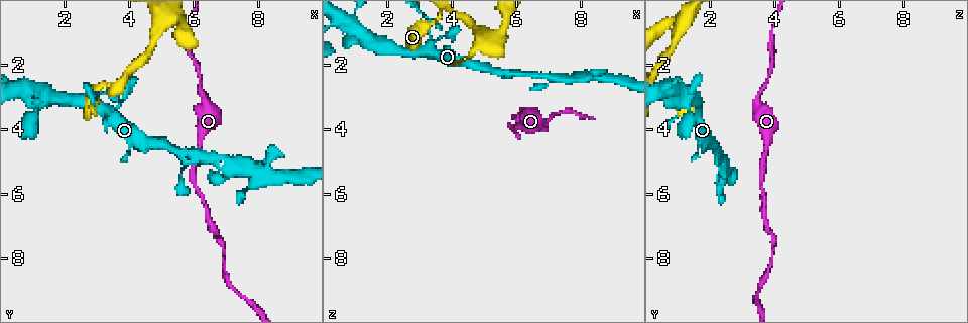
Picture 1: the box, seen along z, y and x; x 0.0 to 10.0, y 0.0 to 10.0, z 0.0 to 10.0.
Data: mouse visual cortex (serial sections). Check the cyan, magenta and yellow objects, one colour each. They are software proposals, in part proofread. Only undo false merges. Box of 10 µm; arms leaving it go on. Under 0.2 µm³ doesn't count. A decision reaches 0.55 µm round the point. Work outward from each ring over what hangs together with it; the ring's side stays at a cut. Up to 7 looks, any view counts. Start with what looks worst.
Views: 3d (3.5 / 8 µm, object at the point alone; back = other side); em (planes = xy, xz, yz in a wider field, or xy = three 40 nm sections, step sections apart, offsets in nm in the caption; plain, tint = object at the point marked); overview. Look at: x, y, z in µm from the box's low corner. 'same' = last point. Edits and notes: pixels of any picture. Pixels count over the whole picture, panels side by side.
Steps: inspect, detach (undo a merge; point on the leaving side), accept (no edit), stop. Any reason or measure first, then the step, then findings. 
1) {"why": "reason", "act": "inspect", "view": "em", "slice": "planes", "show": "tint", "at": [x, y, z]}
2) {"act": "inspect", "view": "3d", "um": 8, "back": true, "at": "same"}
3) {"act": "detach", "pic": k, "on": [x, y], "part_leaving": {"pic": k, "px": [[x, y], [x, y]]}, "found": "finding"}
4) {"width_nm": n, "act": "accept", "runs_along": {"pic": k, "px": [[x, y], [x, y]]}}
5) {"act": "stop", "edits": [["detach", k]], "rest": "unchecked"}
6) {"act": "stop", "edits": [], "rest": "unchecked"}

{"why": "narrows sharply", "act": "inspect", "view": "em", "slice": "xy", "step": 3, "show": "tint", "at": [3.90, 3.10, 1.10]}

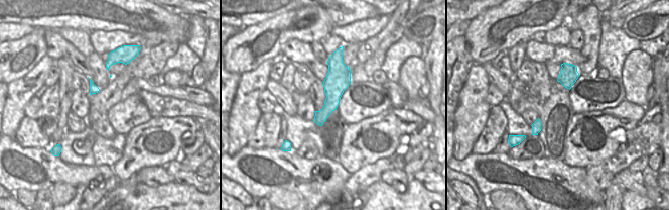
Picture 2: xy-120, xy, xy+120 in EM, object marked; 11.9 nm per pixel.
{"why": "wider look", "act": "inspect", "view": "3d", "um": 3.5, "at": "same"}

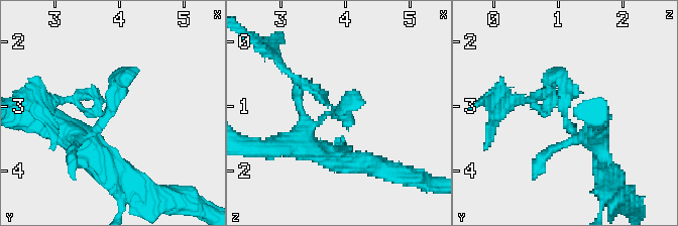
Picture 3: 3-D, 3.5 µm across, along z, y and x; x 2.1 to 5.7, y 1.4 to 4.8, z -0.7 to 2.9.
{"act": "accept", "runs_along": {"pic": 3, "px": [[600, 149], [572, 131], [562, 94], [534, 97]]}, "found": "all the same cell"}

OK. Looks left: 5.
{"why": "thick turns thin", "act": "inspect", "view": "3d", "um": 8, "back": true, "at": [6.30, 2.75, 3.70]}

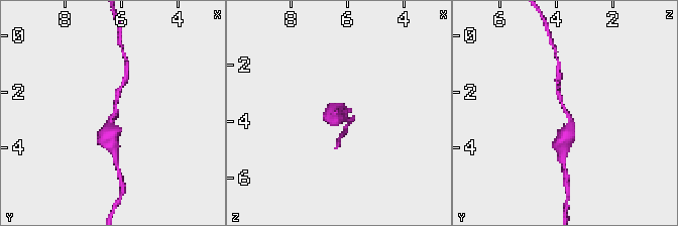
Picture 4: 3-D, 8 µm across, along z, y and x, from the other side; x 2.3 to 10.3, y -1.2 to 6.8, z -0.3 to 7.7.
{"why": "closer look", "act": "inspect", "view": "3d", "um": 3.5, "back": true, "at": "same"}

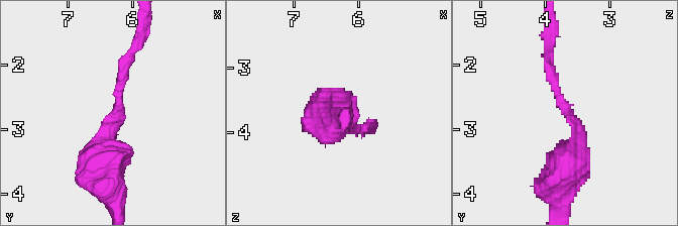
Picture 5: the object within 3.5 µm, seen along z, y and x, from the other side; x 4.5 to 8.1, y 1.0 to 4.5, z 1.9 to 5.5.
{"arm_widths_nm": [150, 500], "act": "inspect", "view": "em", "slice": "planes", "show": "tint", "at": [6.25, 2.75, 3.65]}

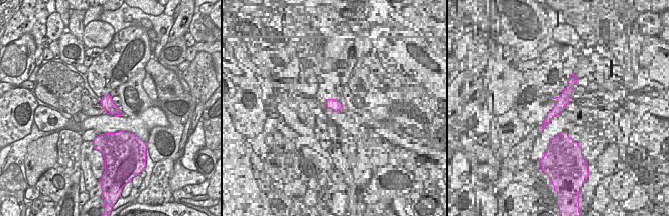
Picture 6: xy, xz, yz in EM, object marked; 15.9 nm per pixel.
{"width_nm": 190, "act": "accept", "runs_along": {"pic": 5, "px": [[103, 179], [106, 135], [130, 54]]}, "found": "continuous, no second cell"}

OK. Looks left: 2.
{"why": "sharp bend", "act": "inspect", "view": "3d", "um": 3.5, "back": true, "at": [5.15, 0.70, 1.20]}

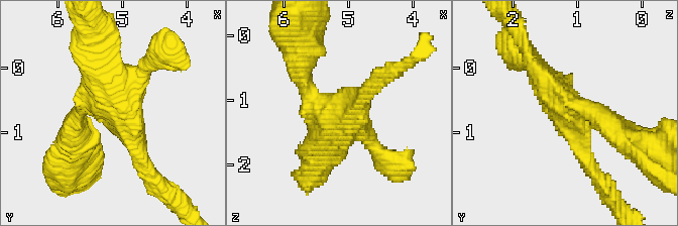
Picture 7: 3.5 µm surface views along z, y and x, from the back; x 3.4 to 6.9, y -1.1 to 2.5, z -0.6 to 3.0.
{"arms": 4, "arm_widths_nm": [250, 250, 250, 400], "act": "inspect", "view": "em", "slice": "planes", "show": "tint", "at": [5.15, 0.65, 1.15]}

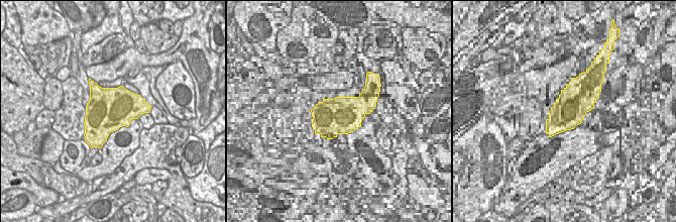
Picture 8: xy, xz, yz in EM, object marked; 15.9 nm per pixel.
{"width_nm": 700, "act": "accept", "runs_along": {"pic": 7, "px": [[146, 164], [115, 109], [75, 121]]}, "found": "continuous, no second cell"}

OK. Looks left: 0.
{"act": "stop", "edits": [], "rest": "unchecked"}

